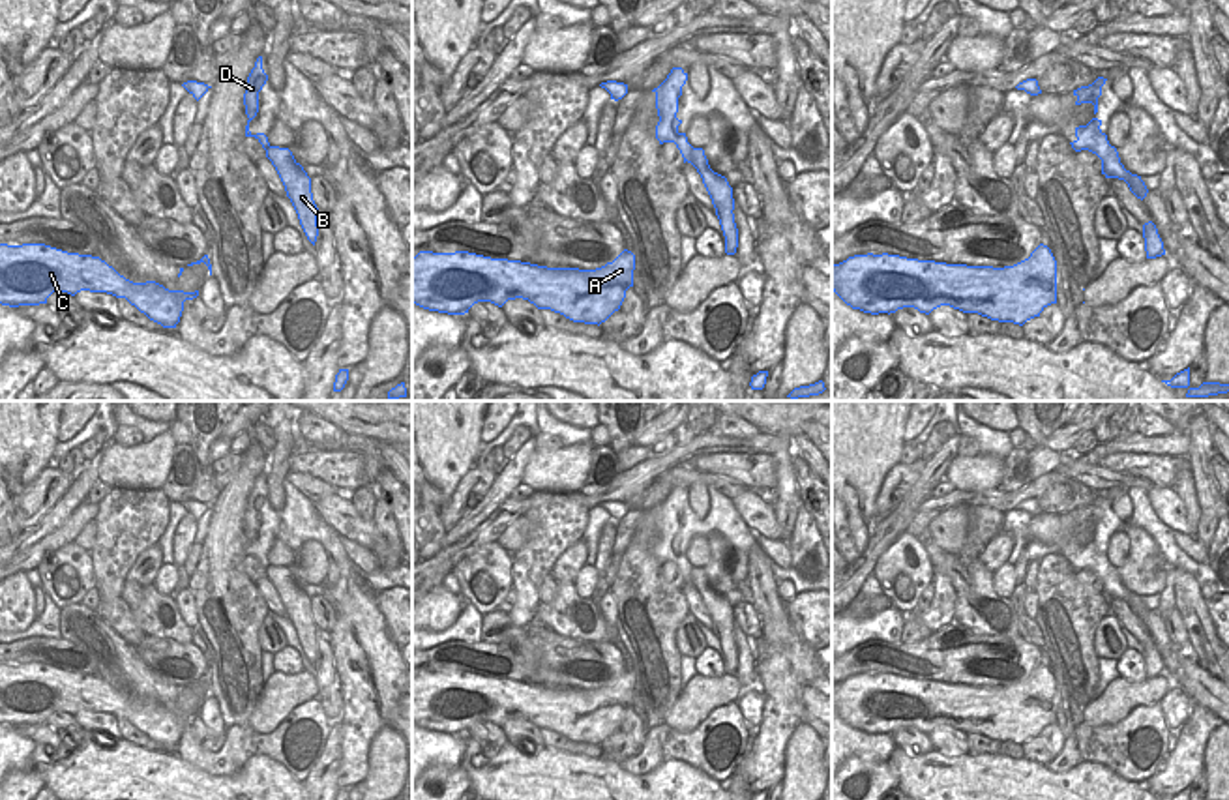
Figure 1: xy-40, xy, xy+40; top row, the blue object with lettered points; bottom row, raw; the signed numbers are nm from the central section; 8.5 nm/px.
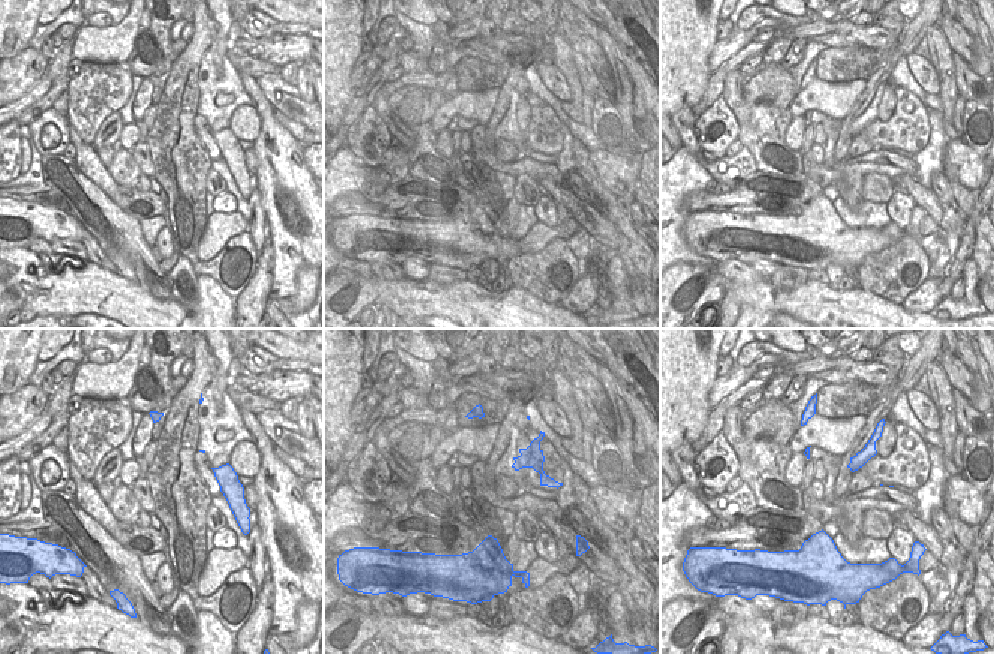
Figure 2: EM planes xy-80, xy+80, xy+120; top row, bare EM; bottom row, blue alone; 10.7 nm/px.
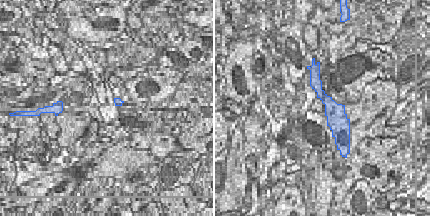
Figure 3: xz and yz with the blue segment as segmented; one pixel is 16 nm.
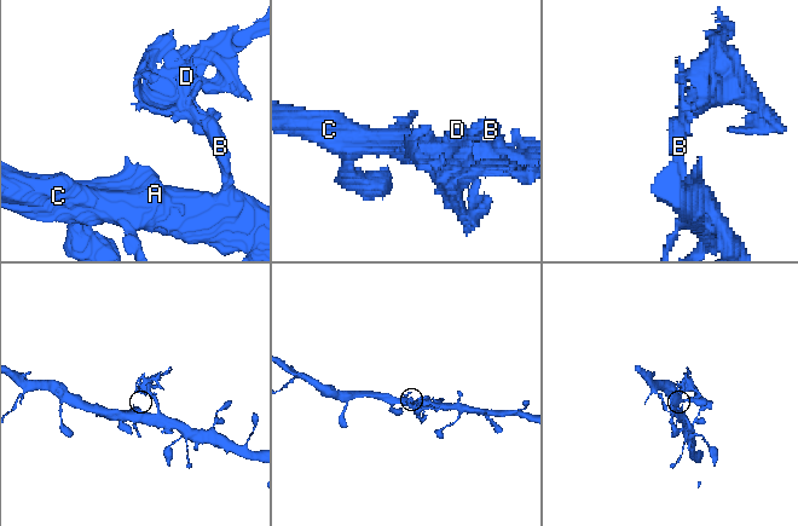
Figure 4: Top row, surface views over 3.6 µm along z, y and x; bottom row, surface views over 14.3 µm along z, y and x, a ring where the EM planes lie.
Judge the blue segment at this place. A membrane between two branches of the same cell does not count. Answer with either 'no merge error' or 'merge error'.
merge error

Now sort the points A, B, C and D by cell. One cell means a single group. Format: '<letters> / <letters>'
A C / B D

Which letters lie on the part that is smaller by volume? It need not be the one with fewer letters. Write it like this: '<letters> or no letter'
B, D.

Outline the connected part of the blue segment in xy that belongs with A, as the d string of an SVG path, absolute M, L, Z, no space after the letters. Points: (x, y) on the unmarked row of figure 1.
M628 669L596 689L547 688L468 671L420 671L412 676L412 723L429 731L465 734L478 721L491 721L502 727L508 719L523 718L538 729L551 729L573 742L600 746L620 729L626 710L633 706L633 689L635 674Z

